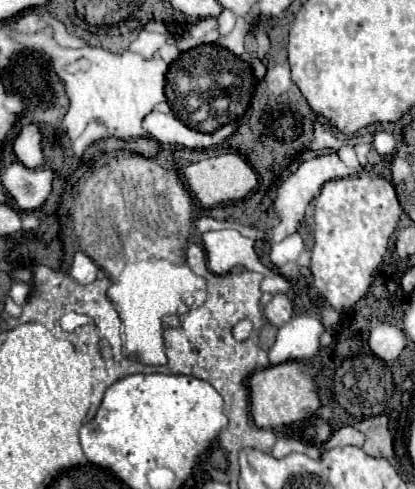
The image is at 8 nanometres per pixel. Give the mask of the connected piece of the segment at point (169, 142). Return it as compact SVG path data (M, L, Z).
M150 112L144 118L142 128L146 130L148 136L156 138L164 146L174 146L174 148L188 148L188 150L204 150L210 146L216 146L224 140L228 140L234 132L232 124L226 124L224 128L218 128L212 134L196 132L176 120L172 114L162 114L162 112Z

